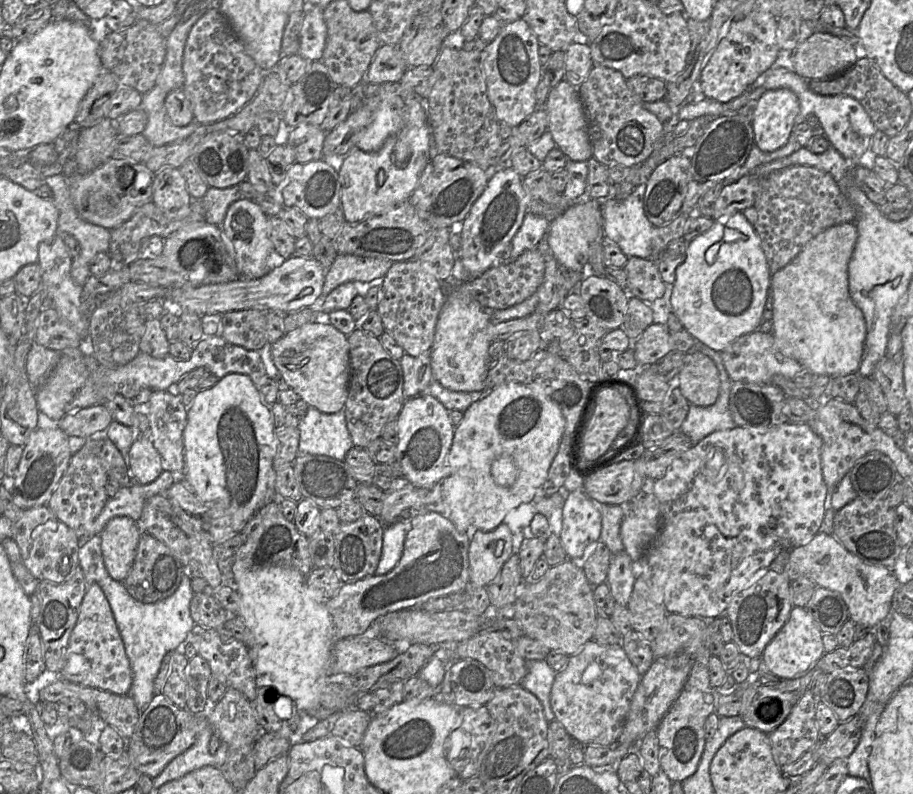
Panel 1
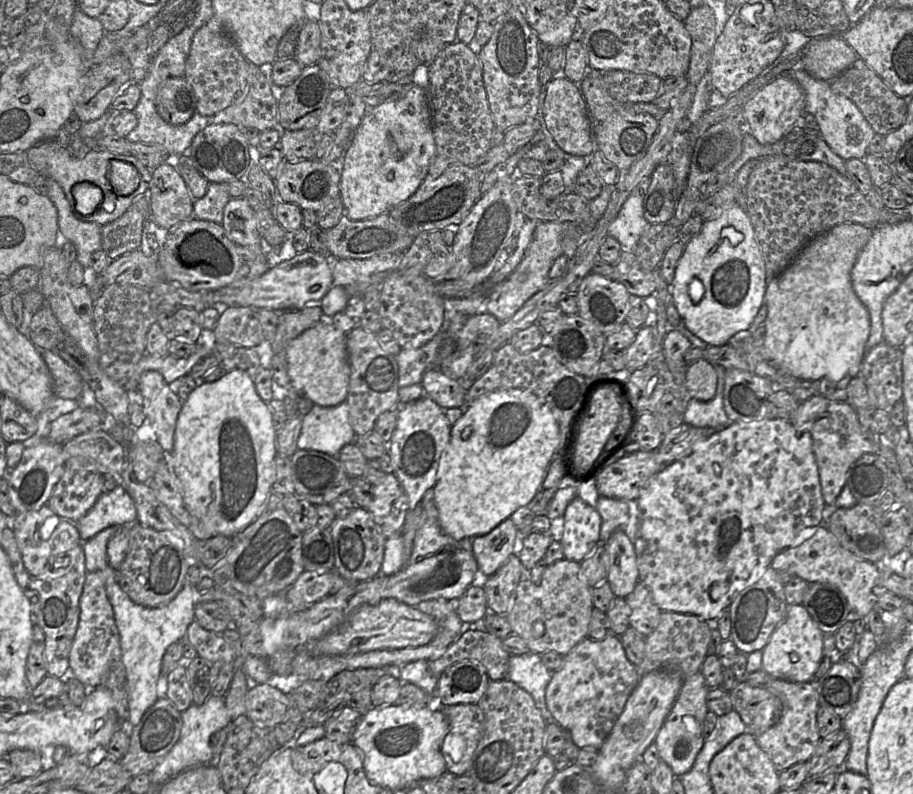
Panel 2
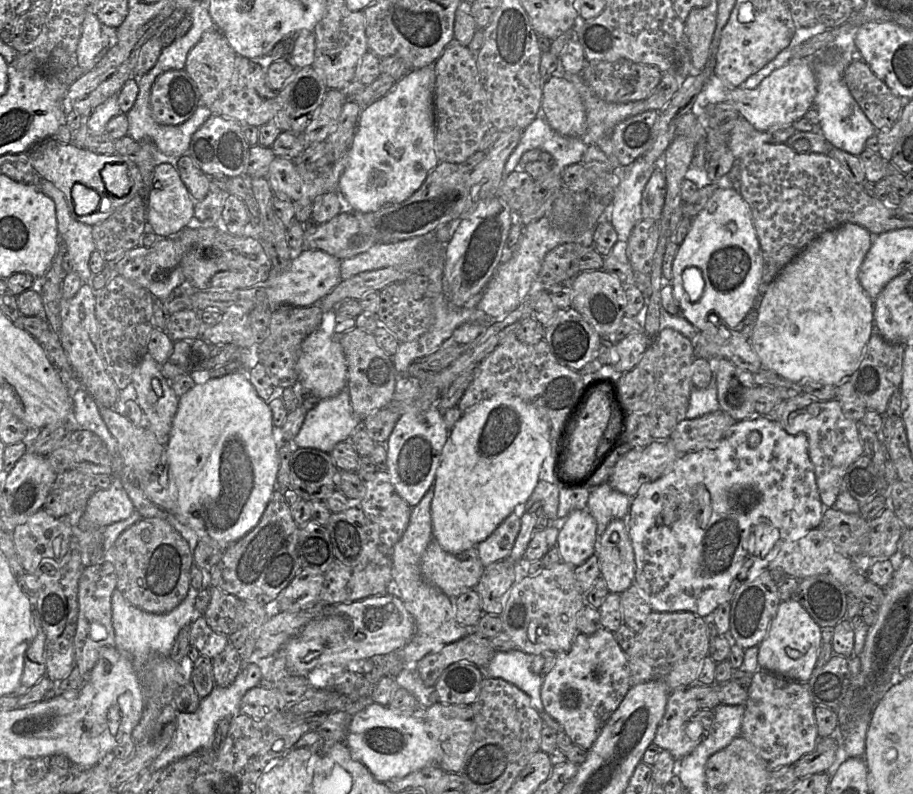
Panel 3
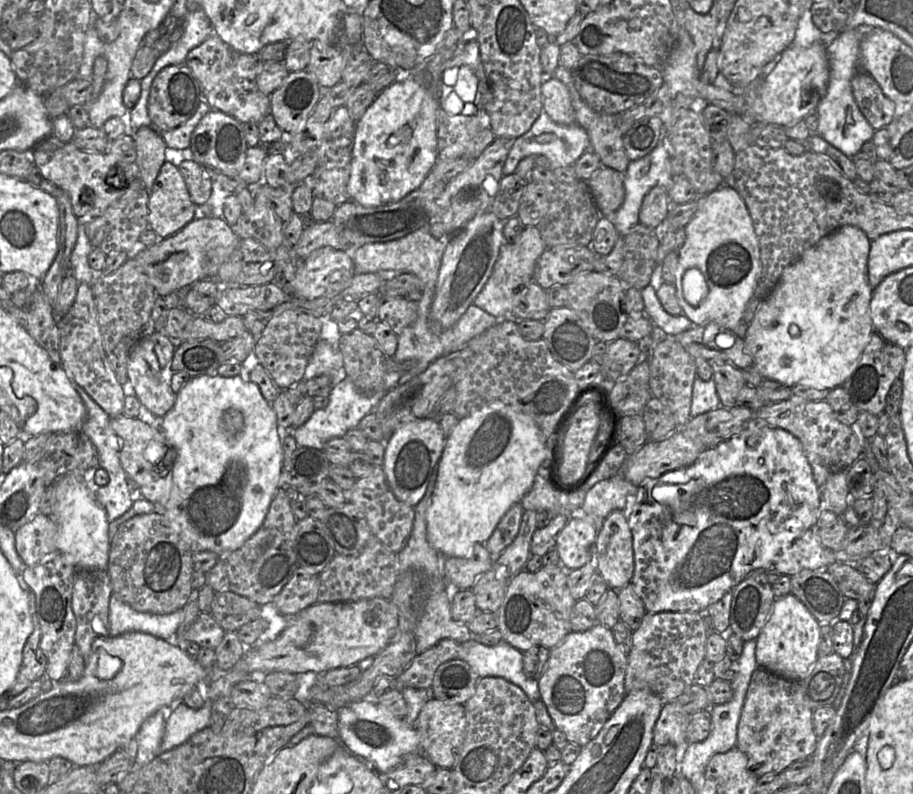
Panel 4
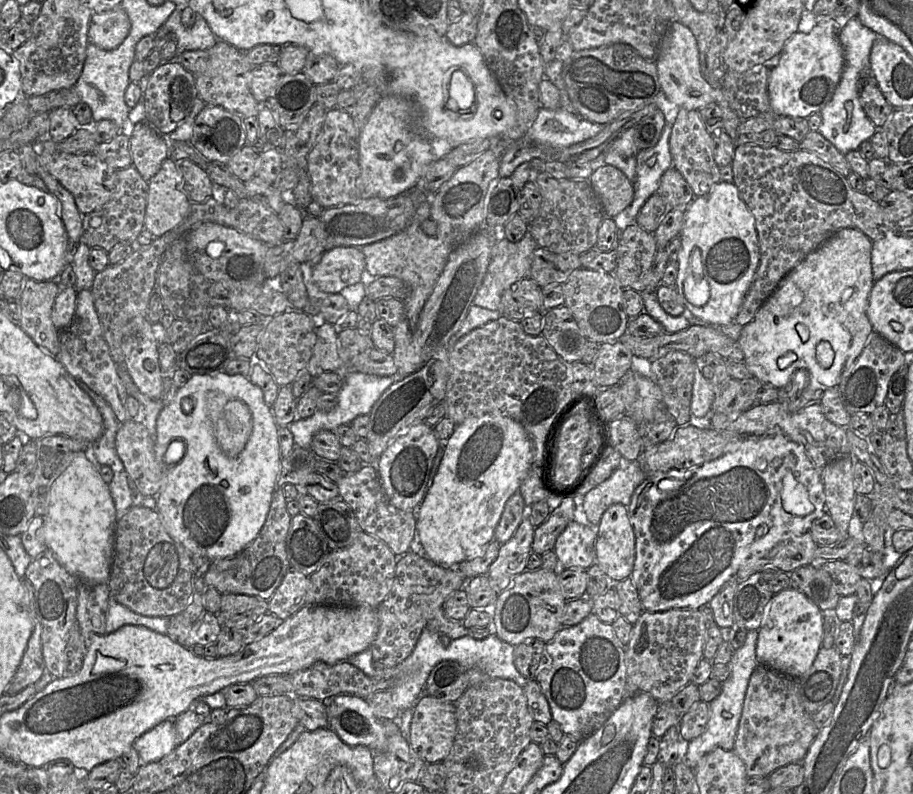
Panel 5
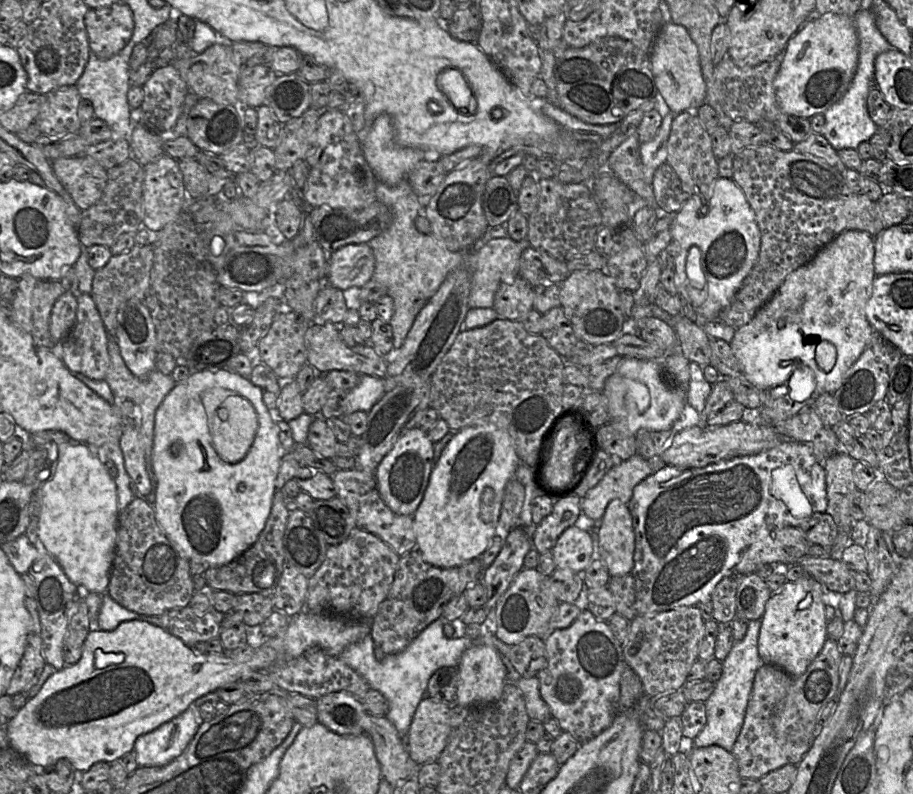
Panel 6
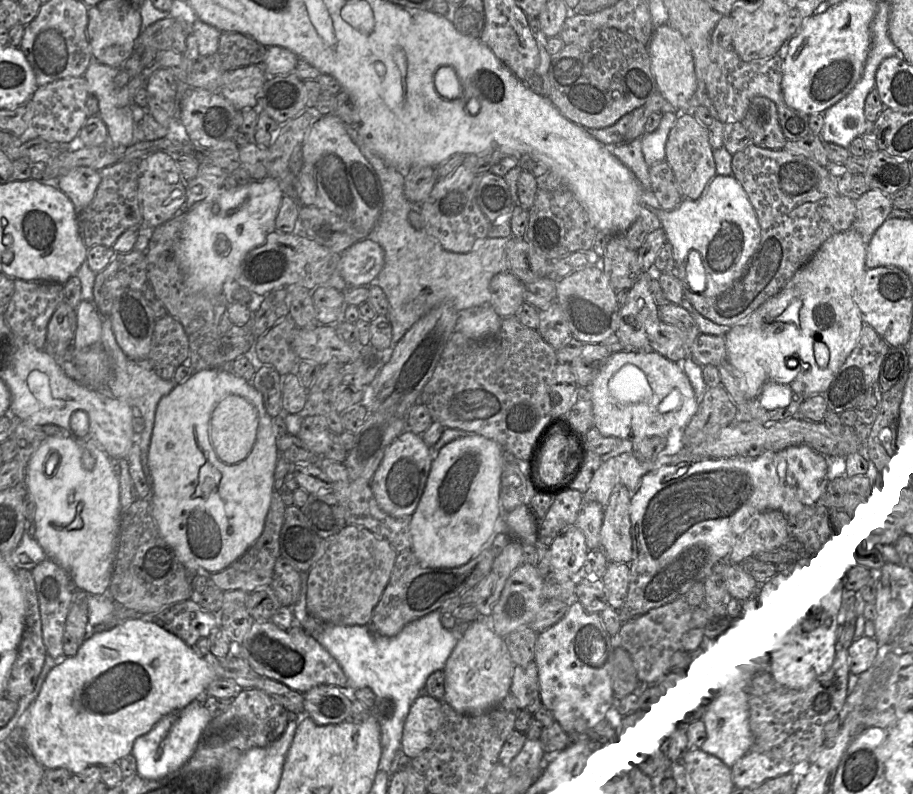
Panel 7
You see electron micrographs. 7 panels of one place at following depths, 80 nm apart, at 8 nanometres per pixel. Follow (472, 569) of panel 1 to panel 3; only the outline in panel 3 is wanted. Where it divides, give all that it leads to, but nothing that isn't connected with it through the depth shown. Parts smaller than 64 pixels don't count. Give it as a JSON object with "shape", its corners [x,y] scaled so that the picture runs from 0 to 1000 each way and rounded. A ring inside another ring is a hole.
{"shape":[[[560,646],[541,668],[541,670],[524,688],[526,705],[530,714],[538,709],[554,704],[564,684],[571,664],[571,652]]]}

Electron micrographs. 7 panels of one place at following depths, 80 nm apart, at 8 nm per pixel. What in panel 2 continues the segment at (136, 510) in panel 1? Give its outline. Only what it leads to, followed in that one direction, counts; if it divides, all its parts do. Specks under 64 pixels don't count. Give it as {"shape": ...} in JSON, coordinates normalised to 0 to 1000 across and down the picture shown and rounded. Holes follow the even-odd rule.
{"shape":[[[127,611],[123,618],[112,621],[82,661],[91,683],[120,662],[142,662],[148,657],[150,645],[145,627]]]}

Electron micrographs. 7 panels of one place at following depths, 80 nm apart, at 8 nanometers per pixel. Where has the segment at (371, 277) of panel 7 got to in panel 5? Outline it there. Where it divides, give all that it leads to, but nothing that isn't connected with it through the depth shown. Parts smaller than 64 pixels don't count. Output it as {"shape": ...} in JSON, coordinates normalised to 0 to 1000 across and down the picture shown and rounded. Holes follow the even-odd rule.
{"shape":[[[367,311],[342,332],[342,356],[353,370],[369,370],[401,351],[400,322],[395,312]]]}

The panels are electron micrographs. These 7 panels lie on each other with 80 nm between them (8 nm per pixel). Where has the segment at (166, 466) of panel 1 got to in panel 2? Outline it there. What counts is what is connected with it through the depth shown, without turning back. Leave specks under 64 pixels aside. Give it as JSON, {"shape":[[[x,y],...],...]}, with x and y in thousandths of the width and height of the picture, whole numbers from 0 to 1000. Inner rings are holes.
{"shape":[[[163,466],[154,471],[151,480],[151,494],[156,501],[159,528],[152,539],[142,539],[139,562],[158,557],[172,557],[181,572],[185,572],[191,562],[191,545],[199,508],[192,494],[188,494],[177,472]]]}

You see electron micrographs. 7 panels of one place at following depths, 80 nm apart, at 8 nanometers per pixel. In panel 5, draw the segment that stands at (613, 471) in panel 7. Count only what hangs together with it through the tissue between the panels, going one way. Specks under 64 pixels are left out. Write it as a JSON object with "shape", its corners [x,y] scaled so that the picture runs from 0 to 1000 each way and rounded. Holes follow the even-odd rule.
{"shape":[[[700,578],[683,581],[666,603],[640,623],[640,656],[654,665],[659,649],[669,636],[689,637],[696,616],[708,601]]]}

